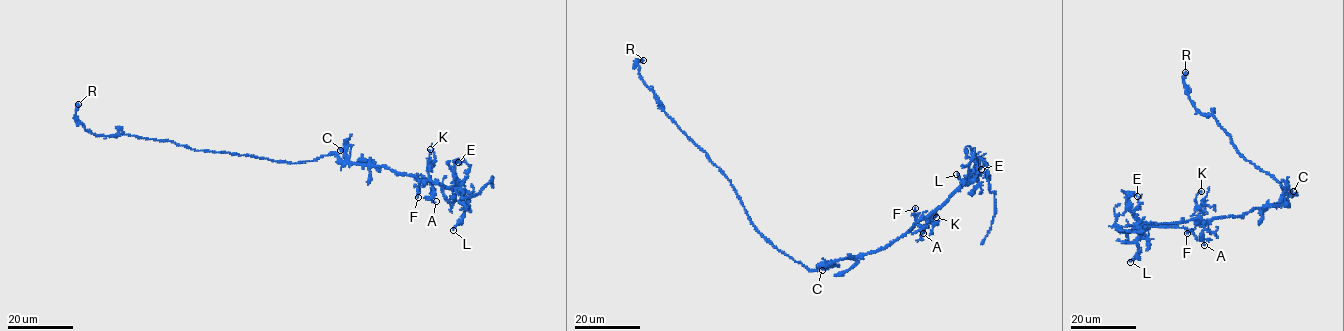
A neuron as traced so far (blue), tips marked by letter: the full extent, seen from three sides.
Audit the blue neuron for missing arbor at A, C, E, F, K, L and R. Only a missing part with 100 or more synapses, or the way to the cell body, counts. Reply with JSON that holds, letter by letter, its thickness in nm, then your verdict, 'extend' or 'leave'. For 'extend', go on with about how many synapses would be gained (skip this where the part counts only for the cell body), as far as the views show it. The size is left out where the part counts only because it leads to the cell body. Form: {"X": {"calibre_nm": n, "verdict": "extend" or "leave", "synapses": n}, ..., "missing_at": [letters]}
{"A": {"calibre_nm": 140, "verdict": "leave"}, "C": {"calibre_nm": 400, "verdict": "leave"}, "E": {"calibre_nm": 180, "verdict": "leave"}, "F": {"calibre_nm": 110, "verdict": "leave"}, "K": {"calibre_nm": 160, "verdict": "leave"}, "L": {"calibre_nm": 130, "verdict": "leave"}, "R": {"calibre_nm": 480, "verdict": "leave"}, "missing_at": []}

